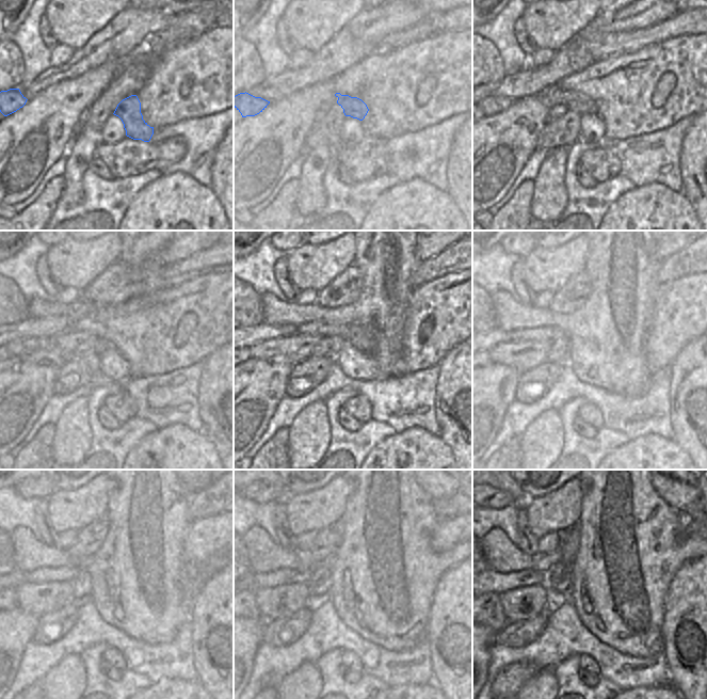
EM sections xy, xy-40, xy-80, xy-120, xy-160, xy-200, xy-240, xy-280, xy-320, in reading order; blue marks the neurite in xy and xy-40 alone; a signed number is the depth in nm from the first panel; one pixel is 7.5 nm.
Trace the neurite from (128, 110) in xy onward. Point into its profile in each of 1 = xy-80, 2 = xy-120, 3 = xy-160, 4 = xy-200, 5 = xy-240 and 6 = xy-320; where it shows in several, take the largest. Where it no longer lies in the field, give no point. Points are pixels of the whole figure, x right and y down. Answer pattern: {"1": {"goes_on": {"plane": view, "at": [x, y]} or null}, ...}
{"1": {"goes_on": {"plane": "xy-80", "at": [578, 102]}}, "2": {"goes_on": {"plane": "xy-120", "at": [65, 343]}}, "3": {"goes_on": {"plane": "xy-160", "at": [298, 347]}}, "4": {"goes_on": {"plane": "xy-200", "at": [524, 355]}}, "5": {"goes_on": {"plane": "xy-240", "at": [36, 599]}}, "6": {"goes_on": {"plane": "xy-320", "at": [523, 603]}}}

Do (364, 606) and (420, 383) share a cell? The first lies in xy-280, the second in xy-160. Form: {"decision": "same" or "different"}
{"decision": "different"}

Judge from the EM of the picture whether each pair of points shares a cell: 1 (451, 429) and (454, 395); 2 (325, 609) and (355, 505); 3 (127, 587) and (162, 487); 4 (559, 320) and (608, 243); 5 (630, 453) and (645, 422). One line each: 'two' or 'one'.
1: one
2: two
3: one
4: one
5: two

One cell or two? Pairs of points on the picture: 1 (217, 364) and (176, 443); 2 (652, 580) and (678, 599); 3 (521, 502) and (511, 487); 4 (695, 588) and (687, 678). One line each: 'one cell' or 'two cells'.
1: two cells
2: two cells
3: one cell
4: one cell

